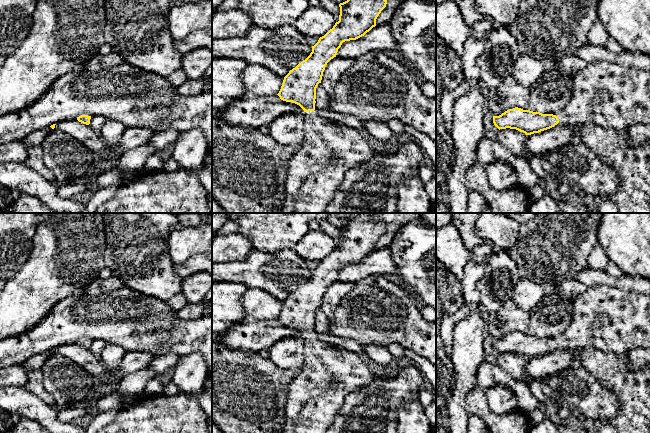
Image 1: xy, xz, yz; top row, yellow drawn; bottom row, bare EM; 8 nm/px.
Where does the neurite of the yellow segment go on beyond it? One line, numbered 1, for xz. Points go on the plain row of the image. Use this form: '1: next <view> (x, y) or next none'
1: next xz (330, 373)

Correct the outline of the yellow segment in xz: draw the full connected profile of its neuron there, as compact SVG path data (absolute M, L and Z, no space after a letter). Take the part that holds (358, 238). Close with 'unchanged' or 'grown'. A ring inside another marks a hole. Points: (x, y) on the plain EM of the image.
M358 213L347 225L340 227L339 245L312 270L310 279L284 301L277 319L283 325L299 329L306 337L301 372L289 386L283 433L327 433L345 398L376 378L360 355L321 341L314 335L316 312L327 287L336 281L343 266L356 264L375 251L377 241L386 231L387 224L377 221L375 214Z | grown

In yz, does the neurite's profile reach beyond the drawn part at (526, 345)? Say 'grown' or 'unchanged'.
grown

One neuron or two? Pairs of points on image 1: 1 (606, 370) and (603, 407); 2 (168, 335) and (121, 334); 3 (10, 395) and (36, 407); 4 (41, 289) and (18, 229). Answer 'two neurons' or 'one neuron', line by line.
1: two neurons
2: one neuron
3: one neuron
4: two neurons

